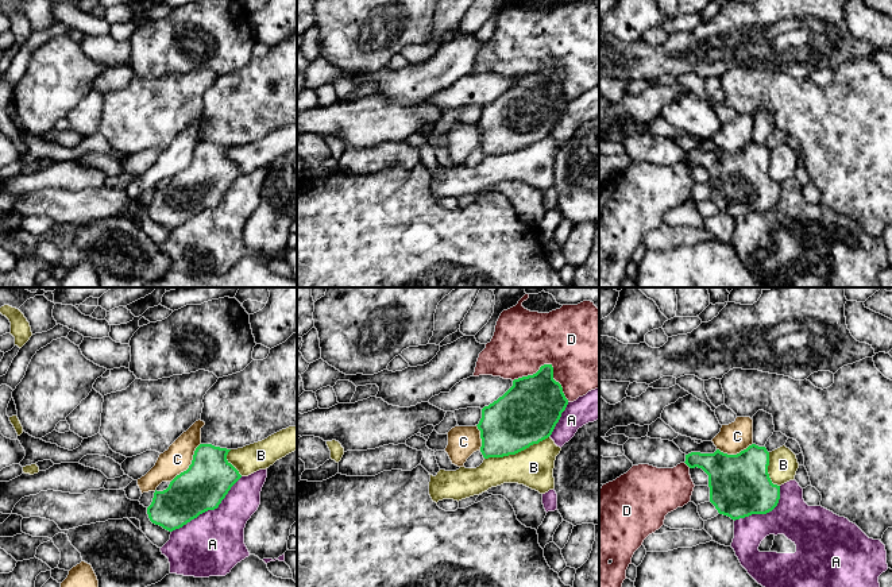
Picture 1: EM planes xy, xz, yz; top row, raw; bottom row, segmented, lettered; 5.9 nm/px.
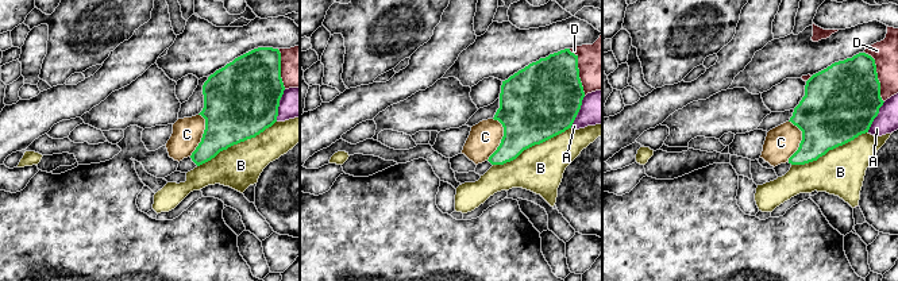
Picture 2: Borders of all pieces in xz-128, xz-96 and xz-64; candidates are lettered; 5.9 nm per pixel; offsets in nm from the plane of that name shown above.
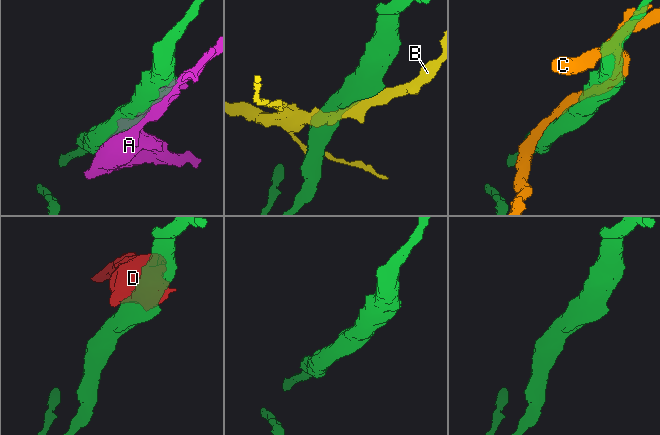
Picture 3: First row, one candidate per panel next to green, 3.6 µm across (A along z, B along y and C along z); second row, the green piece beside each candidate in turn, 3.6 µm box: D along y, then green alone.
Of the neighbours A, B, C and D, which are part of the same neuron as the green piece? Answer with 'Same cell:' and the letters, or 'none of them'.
Same cell: none of them

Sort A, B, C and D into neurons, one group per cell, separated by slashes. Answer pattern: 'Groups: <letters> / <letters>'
Groups: A / B / C / D

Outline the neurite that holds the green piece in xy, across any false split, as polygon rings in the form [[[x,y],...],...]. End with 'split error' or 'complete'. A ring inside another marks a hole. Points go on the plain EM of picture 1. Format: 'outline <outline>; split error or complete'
outline [[[200,142],[189,166],[177,173],[163,189],[154,190],[147,205],[152,221],[173,229],[200,212],[215,208],[242,175],[227,158],[231,147]]]; complete

